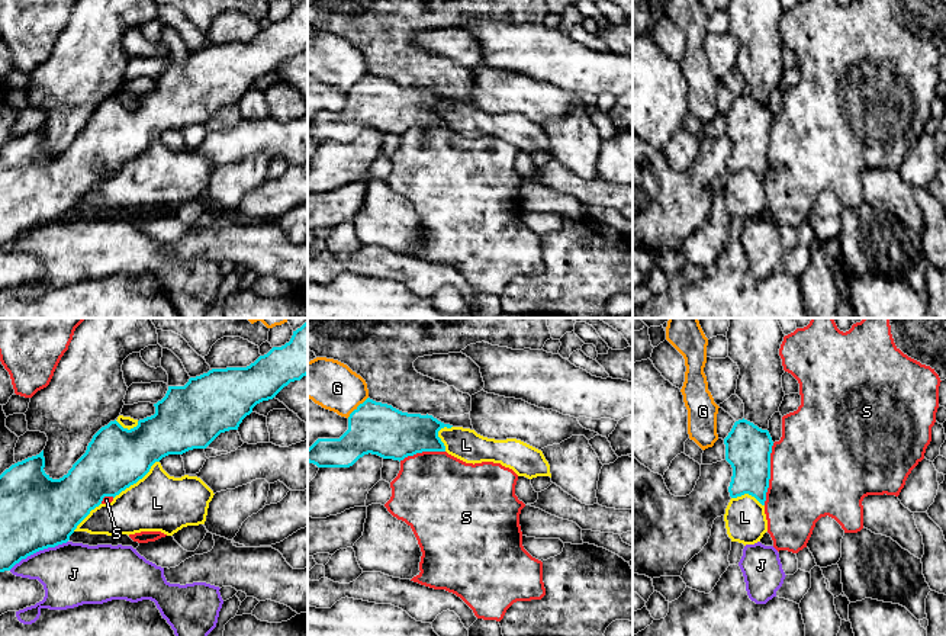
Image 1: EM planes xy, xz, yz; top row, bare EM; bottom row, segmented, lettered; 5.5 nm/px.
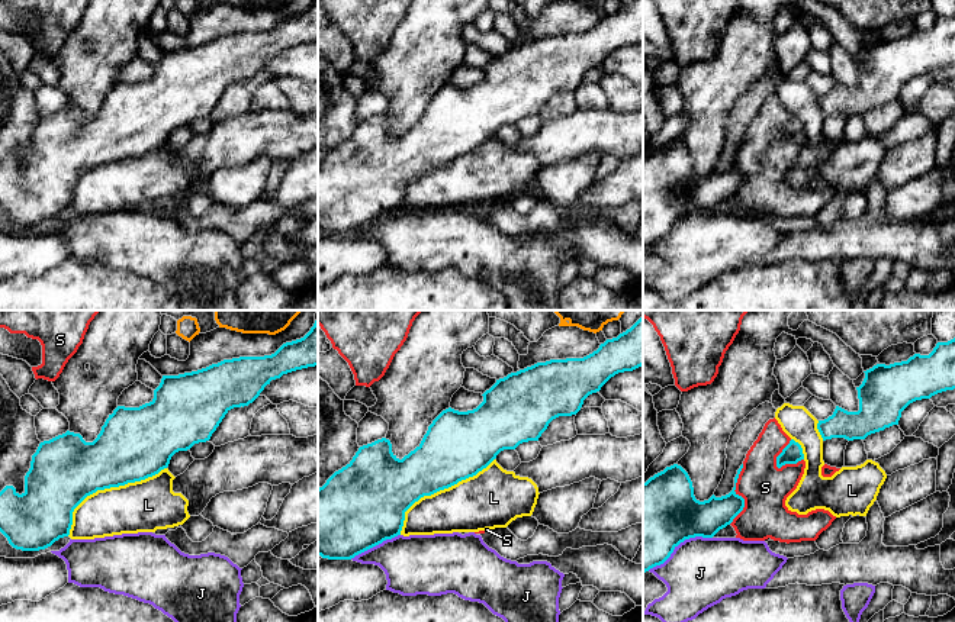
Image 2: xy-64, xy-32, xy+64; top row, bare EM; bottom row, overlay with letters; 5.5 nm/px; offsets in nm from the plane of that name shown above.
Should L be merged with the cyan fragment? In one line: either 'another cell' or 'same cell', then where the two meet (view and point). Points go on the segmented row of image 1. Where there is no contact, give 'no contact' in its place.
another cell; meets cyan in xy at (137, 481)

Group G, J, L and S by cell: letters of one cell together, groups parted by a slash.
G / J / L / S

